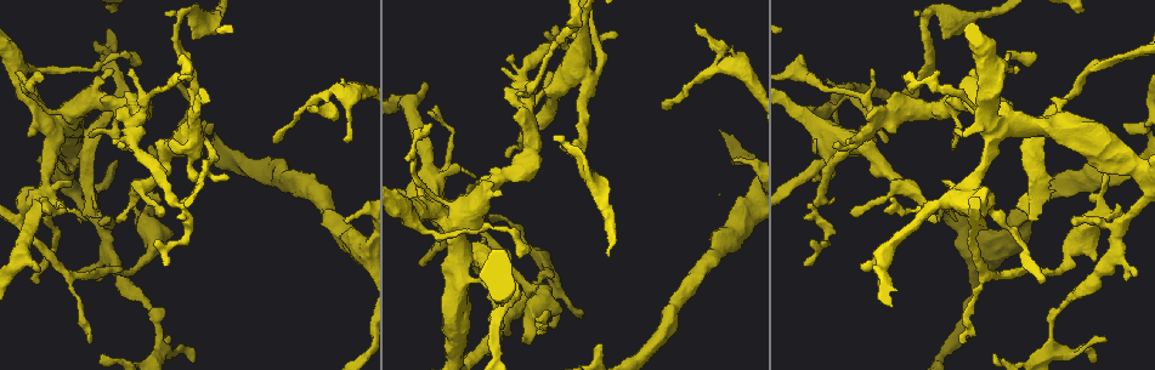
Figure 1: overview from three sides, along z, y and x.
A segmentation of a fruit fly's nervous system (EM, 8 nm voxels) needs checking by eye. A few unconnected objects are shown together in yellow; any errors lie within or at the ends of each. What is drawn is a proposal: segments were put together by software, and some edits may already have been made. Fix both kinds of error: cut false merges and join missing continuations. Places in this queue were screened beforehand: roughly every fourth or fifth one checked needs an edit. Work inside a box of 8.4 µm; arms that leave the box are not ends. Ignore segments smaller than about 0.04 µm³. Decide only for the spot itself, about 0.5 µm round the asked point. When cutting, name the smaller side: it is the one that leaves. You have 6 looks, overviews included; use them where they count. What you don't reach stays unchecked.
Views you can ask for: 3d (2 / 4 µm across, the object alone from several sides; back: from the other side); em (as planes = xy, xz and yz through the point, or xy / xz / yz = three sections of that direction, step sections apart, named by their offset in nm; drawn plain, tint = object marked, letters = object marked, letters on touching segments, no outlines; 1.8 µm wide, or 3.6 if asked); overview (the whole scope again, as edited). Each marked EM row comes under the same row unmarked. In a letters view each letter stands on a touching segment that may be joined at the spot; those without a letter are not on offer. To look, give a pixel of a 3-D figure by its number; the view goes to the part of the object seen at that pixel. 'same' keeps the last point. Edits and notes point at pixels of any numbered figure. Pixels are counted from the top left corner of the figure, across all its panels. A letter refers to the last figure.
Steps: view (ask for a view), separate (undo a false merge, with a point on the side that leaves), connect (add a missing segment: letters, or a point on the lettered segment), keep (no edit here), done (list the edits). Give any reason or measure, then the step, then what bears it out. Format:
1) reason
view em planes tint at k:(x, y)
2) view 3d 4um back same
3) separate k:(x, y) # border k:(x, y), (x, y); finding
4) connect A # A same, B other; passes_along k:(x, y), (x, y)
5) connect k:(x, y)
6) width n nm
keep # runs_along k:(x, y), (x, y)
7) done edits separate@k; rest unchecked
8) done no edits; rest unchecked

an open end
view 3d 2um at 1:(429, 123)

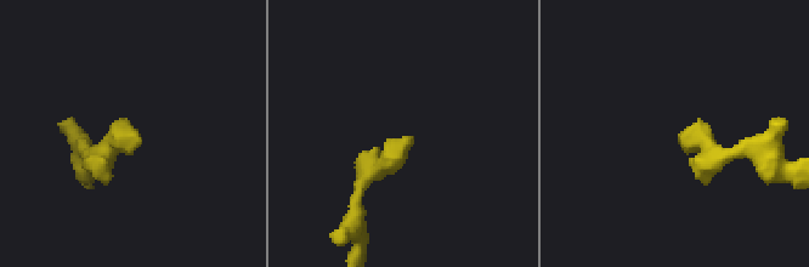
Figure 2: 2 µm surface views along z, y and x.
need the tissue
view em planes letters at 2:(411, 137)

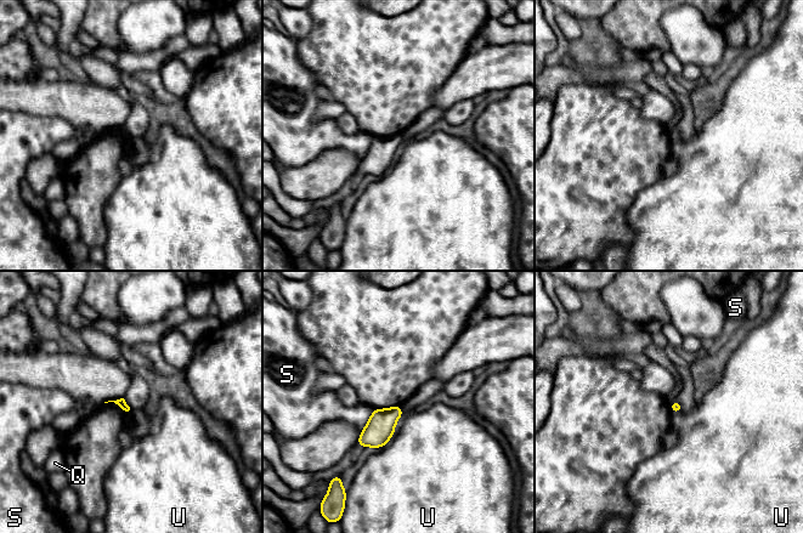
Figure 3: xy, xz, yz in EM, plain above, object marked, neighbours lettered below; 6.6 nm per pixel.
keep # Q other, S other, U other; none of them fits

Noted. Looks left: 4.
branch stops here
view 3d 4um at 1:(1035, 219)

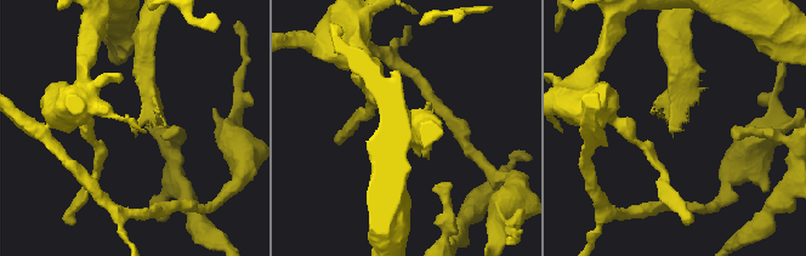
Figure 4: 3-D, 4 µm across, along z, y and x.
view em 3.6um planes letters at 4:(680, 127)

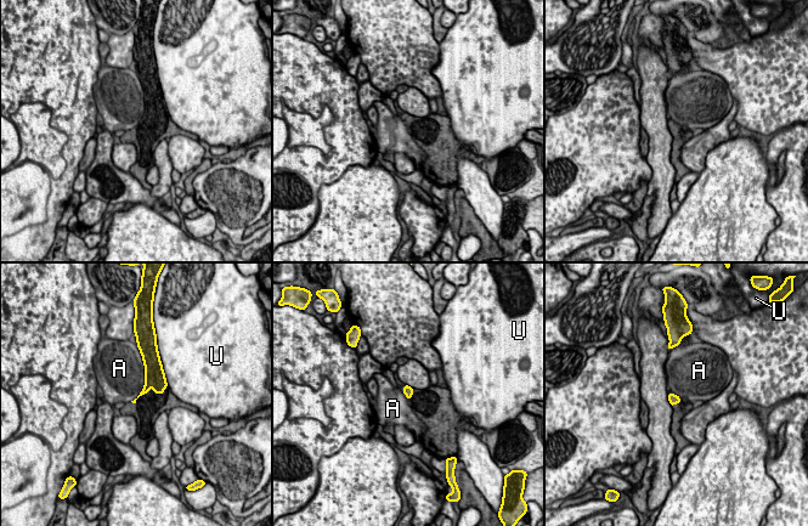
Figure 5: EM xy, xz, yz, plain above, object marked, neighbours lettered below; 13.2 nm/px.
longest_contact A 600 nm
keep # A other, U other; border 5:(142, 357), (143, 388), (130, 401); none of them fits

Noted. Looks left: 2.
sharp bend
view 3d 4um back at 1:(586, 74)

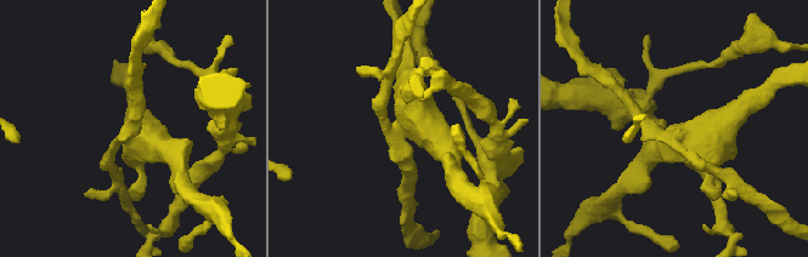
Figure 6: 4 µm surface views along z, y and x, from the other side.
view em 3.6um planes letters at 6:(125, 138)

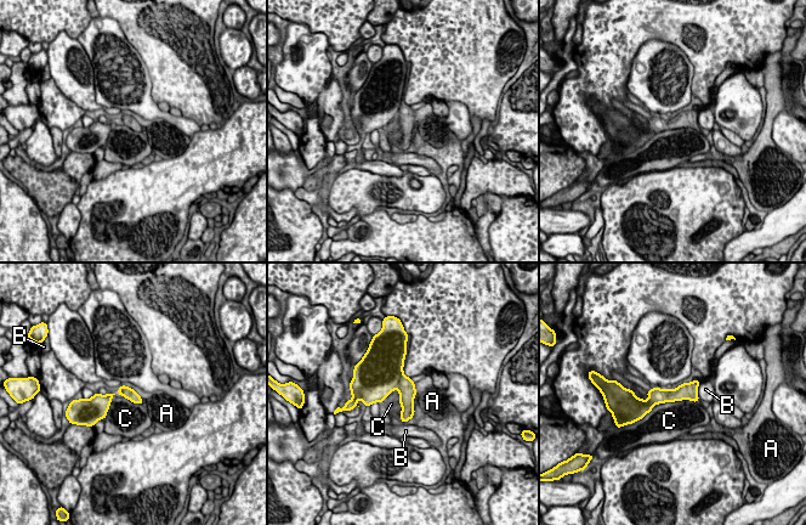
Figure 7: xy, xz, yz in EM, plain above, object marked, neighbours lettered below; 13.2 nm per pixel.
separate 7:(406, 387) # A other, B other, C other; part_leaving 7:(694, 384), (675, 395), (651, 394); a second neuron is stuck on

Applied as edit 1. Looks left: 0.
done edits separate@7; rest unchecked

